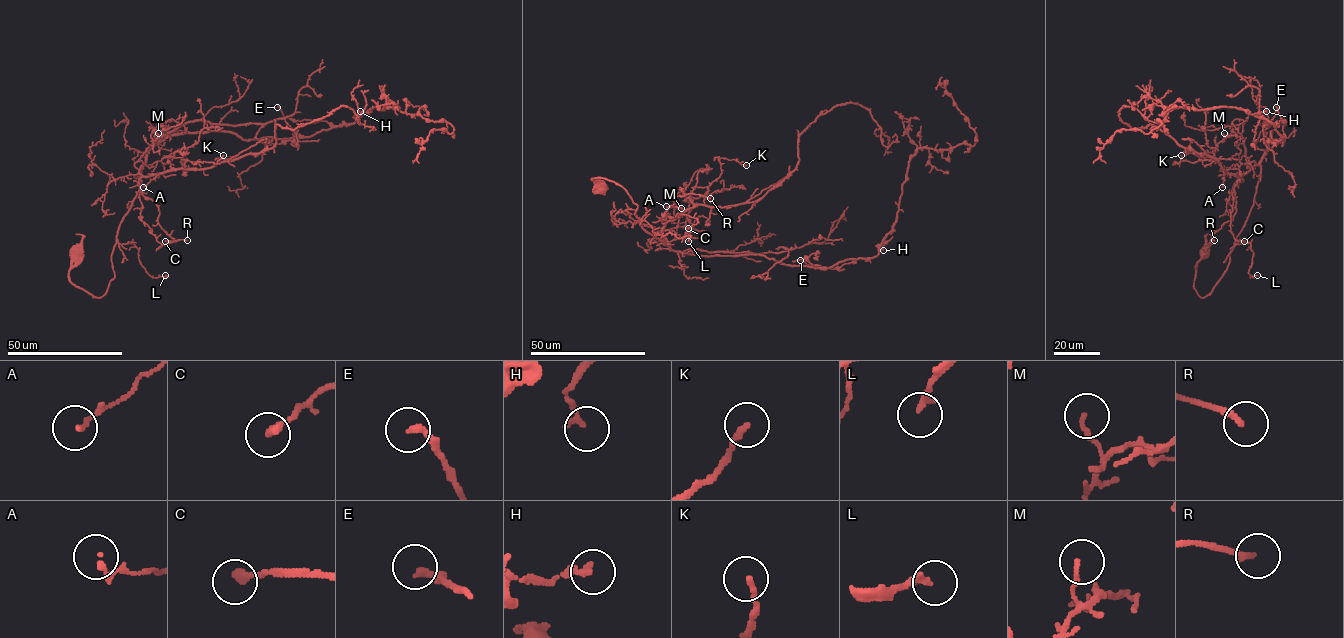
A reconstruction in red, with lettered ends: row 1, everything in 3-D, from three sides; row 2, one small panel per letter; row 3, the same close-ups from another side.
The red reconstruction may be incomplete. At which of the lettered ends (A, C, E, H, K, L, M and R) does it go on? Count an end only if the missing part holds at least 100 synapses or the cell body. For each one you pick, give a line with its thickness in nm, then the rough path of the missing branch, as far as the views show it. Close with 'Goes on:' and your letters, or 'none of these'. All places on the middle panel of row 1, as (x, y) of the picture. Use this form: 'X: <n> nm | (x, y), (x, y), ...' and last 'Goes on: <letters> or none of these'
Goes on: none of these

